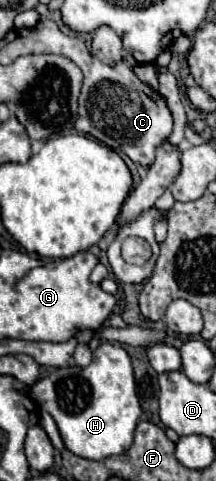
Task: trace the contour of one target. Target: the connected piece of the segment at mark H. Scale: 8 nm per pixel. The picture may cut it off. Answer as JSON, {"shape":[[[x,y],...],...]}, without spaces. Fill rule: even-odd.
{"shape":[[[101,342],[87,368],[57,368],[51,376],[41,378],[29,394],[53,416],[69,452],[87,460],[103,460],[131,448],[141,404],[135,390],[131,358],[121,344]]]}

